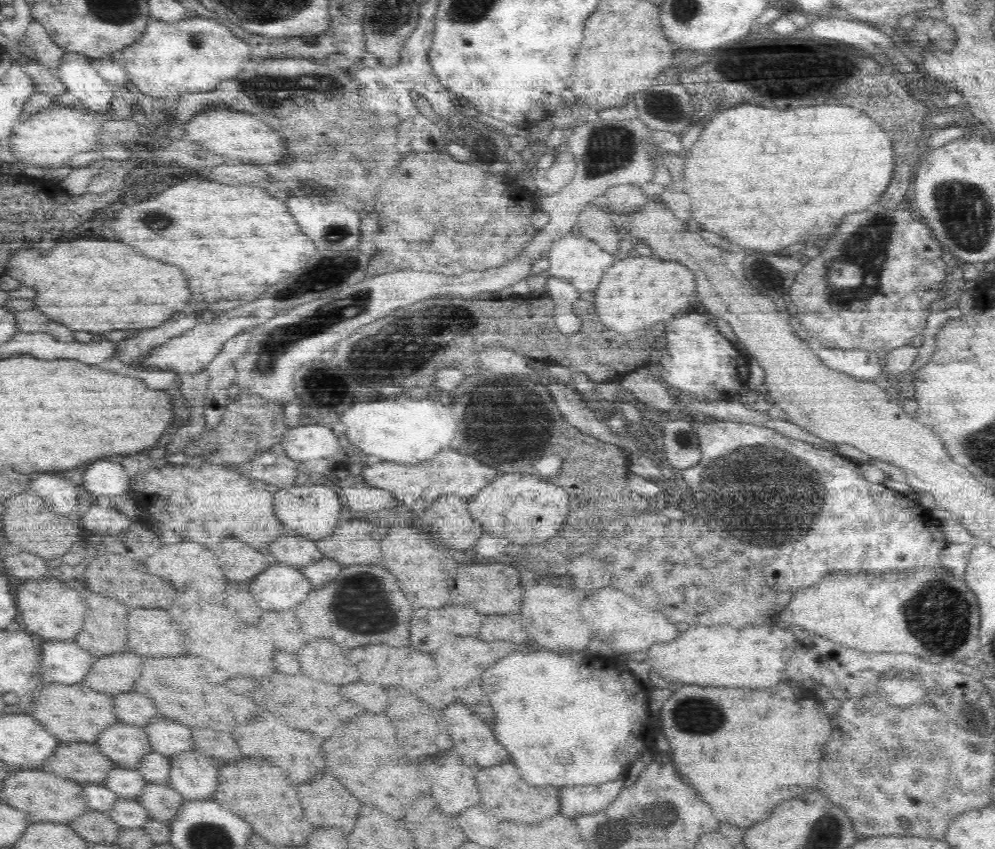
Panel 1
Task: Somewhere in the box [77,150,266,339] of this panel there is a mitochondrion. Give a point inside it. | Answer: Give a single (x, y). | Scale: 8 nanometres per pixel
(153, 220)

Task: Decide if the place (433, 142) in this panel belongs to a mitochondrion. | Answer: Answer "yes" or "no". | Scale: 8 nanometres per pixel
no

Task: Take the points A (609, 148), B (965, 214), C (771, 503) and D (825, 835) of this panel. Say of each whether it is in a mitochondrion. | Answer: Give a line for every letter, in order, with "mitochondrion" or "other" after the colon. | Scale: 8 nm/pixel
A: mitochondrion
B: mitochondrion
C: mitochondrion
D: mitochondrion

